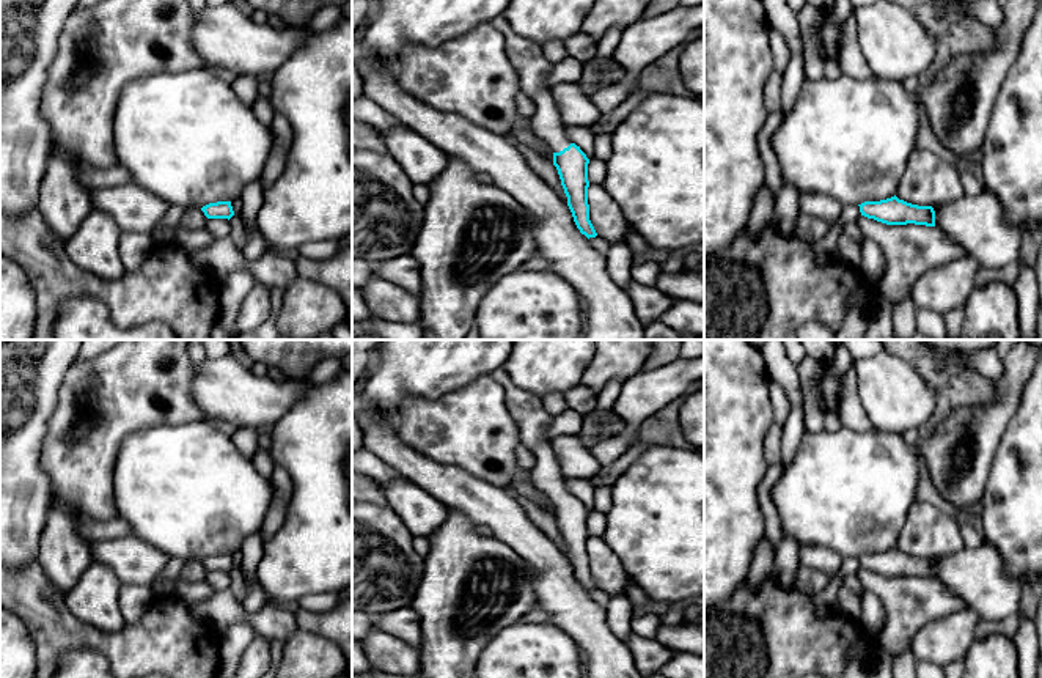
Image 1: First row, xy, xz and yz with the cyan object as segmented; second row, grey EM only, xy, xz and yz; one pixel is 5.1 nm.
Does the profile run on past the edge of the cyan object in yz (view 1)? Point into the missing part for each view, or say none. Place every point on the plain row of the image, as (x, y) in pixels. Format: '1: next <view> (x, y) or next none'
1: next none

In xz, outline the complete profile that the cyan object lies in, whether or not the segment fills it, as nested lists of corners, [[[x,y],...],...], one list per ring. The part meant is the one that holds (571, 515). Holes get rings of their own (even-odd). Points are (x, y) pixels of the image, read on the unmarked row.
[[[503,367],[497,368],[492,378],[504,390],[504,404],[519,428],[520,442],[534,455],[536,464],[530,470],[530,480],[553,505],[553,518],[558,522],[574,574],[588,591],[596,590],[588,557],[589,511],[566,489],[558,459],[545,437],[553,417],[544,409],[541,398],[519,389]]]

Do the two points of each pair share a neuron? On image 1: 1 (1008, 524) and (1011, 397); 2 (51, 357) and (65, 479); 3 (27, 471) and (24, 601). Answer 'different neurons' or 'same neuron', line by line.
1: different neurons
2: different neurons
3: different neurons

